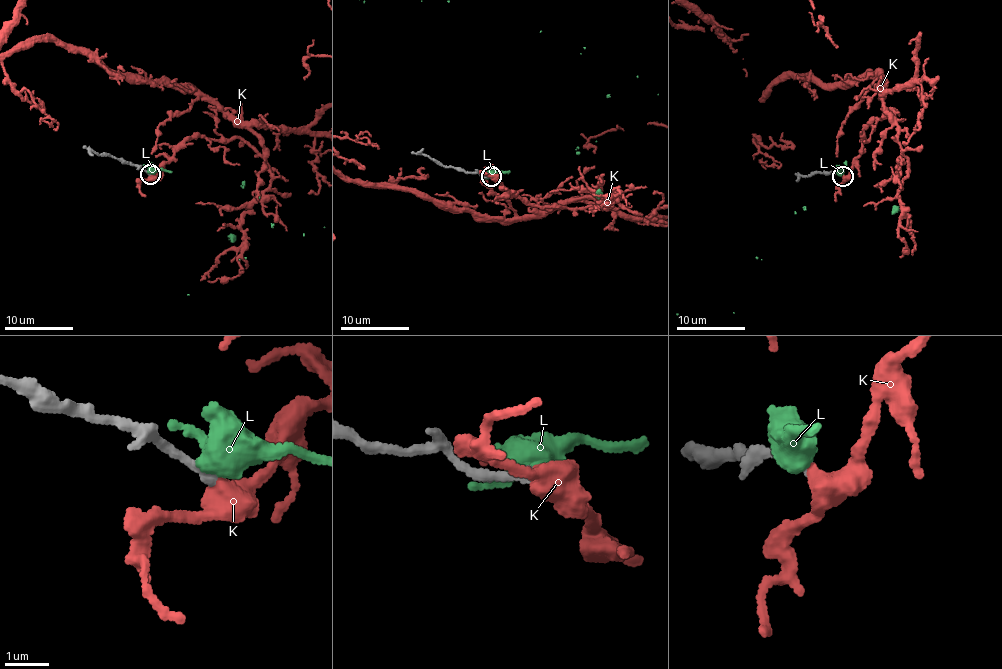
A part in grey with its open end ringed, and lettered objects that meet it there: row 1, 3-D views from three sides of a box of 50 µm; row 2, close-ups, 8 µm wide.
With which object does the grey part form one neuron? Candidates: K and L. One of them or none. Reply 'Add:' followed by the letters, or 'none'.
Add: K

